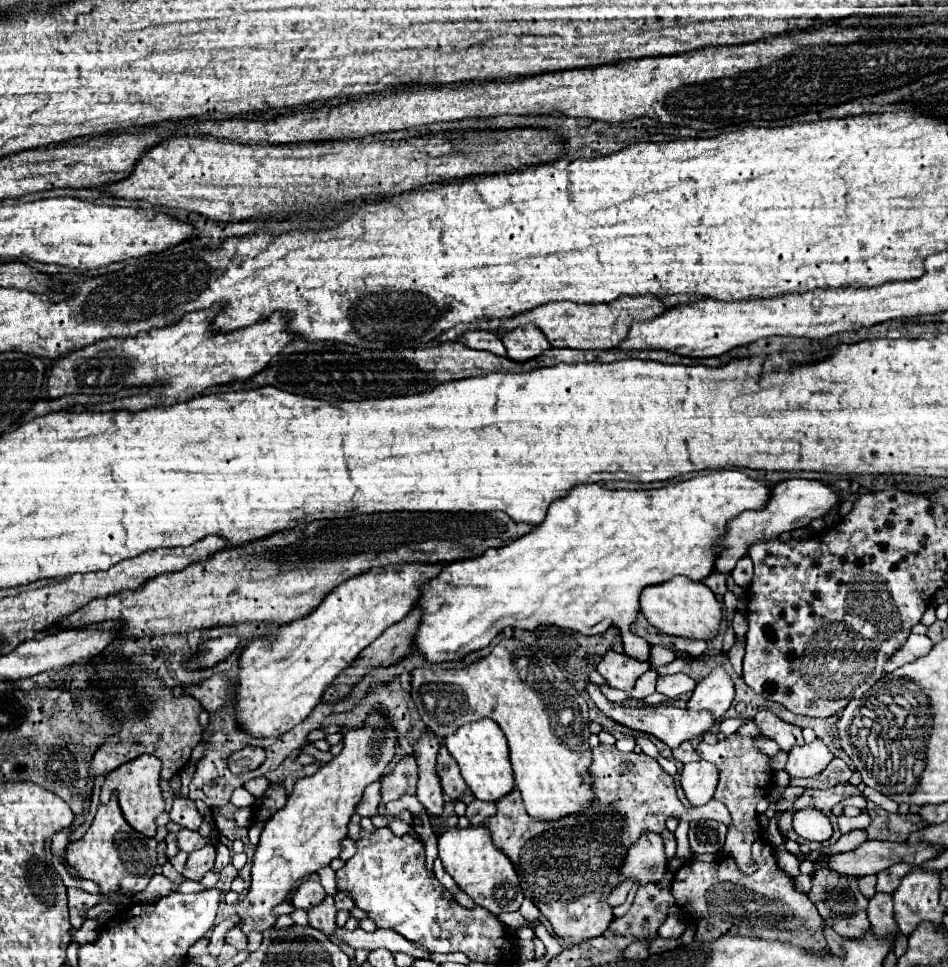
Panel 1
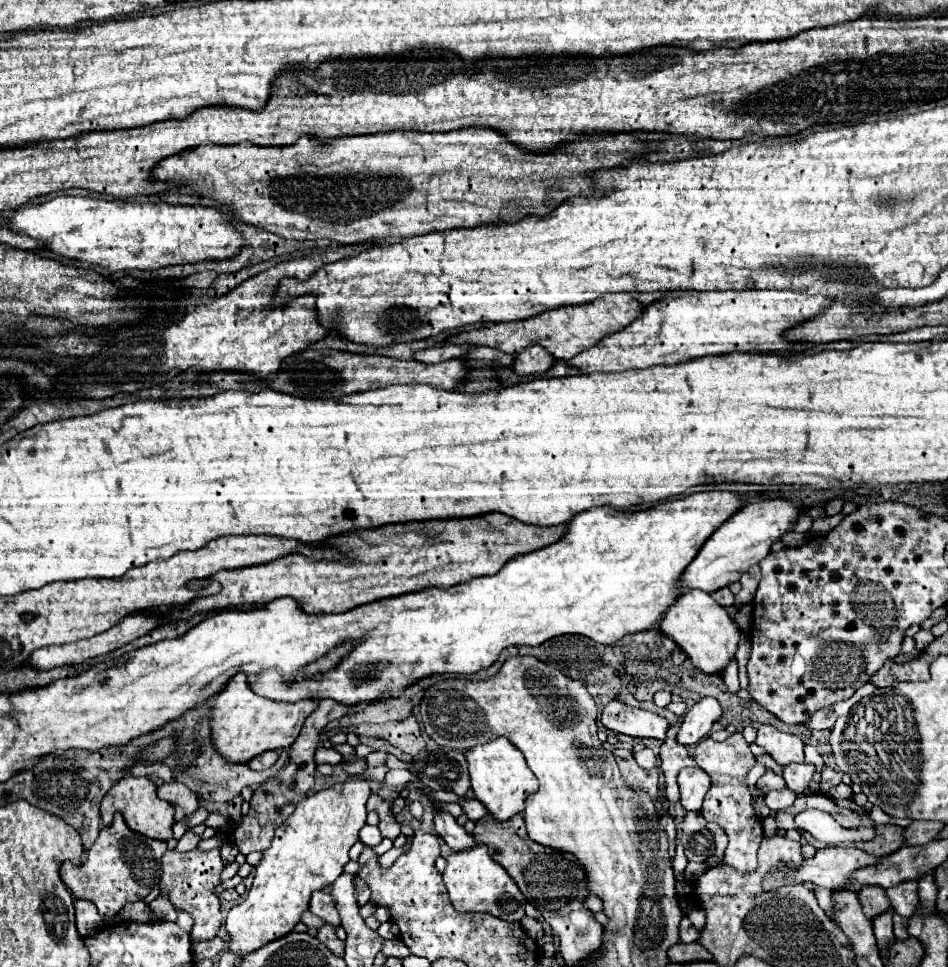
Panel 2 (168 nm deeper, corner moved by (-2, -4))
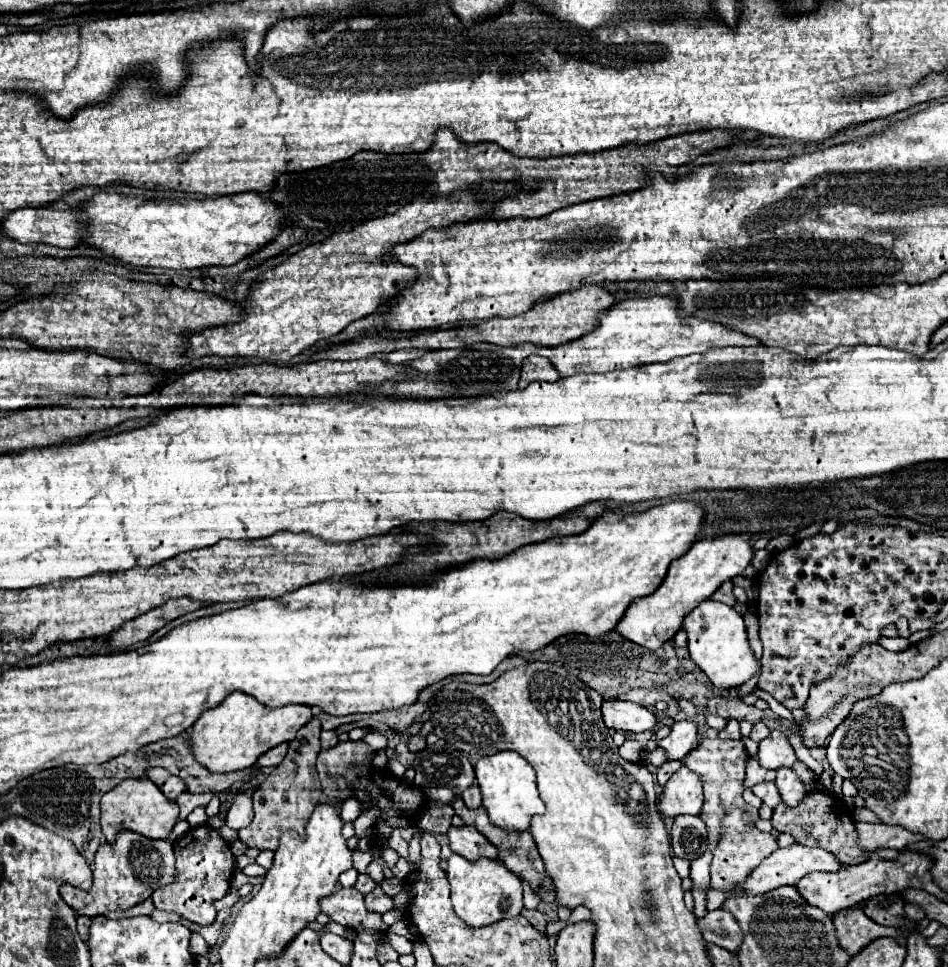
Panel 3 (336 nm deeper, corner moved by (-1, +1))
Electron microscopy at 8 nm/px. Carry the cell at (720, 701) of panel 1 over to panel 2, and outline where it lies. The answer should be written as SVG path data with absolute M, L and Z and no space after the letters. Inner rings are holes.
M705 697L699 703L693 705L693 709L685 715L679 731L677 731L677 743L681 745L693 745L705 739L711 731L711 725L723 715L721 705L713 697Z

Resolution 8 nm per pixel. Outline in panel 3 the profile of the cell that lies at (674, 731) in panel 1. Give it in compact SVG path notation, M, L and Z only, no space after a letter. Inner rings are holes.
M616 698L602 704L602 718L608 728L622 732L646 732L654 730L658 724L654 714L646 706Z

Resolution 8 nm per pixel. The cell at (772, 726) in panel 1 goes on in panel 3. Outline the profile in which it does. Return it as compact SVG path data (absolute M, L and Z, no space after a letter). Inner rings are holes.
M772 730L762 742L758 752L758 762L764 768L780 768L780 766L792 766L796 762L796 754L792 744L788 742L786 734L780 730Z

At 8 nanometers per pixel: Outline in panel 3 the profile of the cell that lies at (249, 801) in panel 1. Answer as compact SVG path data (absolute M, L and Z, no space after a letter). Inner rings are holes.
M236 794L232 800L232 806L226 814L226 826L240 830L240 828L248 826L248 822L252 822L252 798L248 798L244 794Z

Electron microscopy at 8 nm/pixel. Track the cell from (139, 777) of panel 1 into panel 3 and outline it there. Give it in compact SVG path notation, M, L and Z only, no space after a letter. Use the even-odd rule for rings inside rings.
M148 778L122 780L114 790L110 790L102 796L100 810L102 810L100 824L102 824L102 832L108 842L114 842L116 832L124 830L124 828L132 830L132 832L140 832L142 836L148 836L148 838L166 840L178 818L176 802L164 798L164 794L158 790L158 786Z

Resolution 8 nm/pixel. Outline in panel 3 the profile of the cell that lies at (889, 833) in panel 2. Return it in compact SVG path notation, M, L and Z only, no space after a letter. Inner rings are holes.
M810 792L796 808L786 806L784 802L778 804L774 808L772 826L778 832L792 834L796 838L796 842L808 842L808 836L804 836L804 830L808 826L814 826L816 830L820 828L820 848L826 848L832 854L836 854L836 858L840 858L840 862L844 862L844 864L862 864L868 858L866 854L850 854L850 848L856 850L856 840L858 840L858 834L854 830L854 822L850 820L850 816L844 816L842 812L838 812L834 808L834 798L828 792ZM834 842L836 842L836 848L834 848Z

